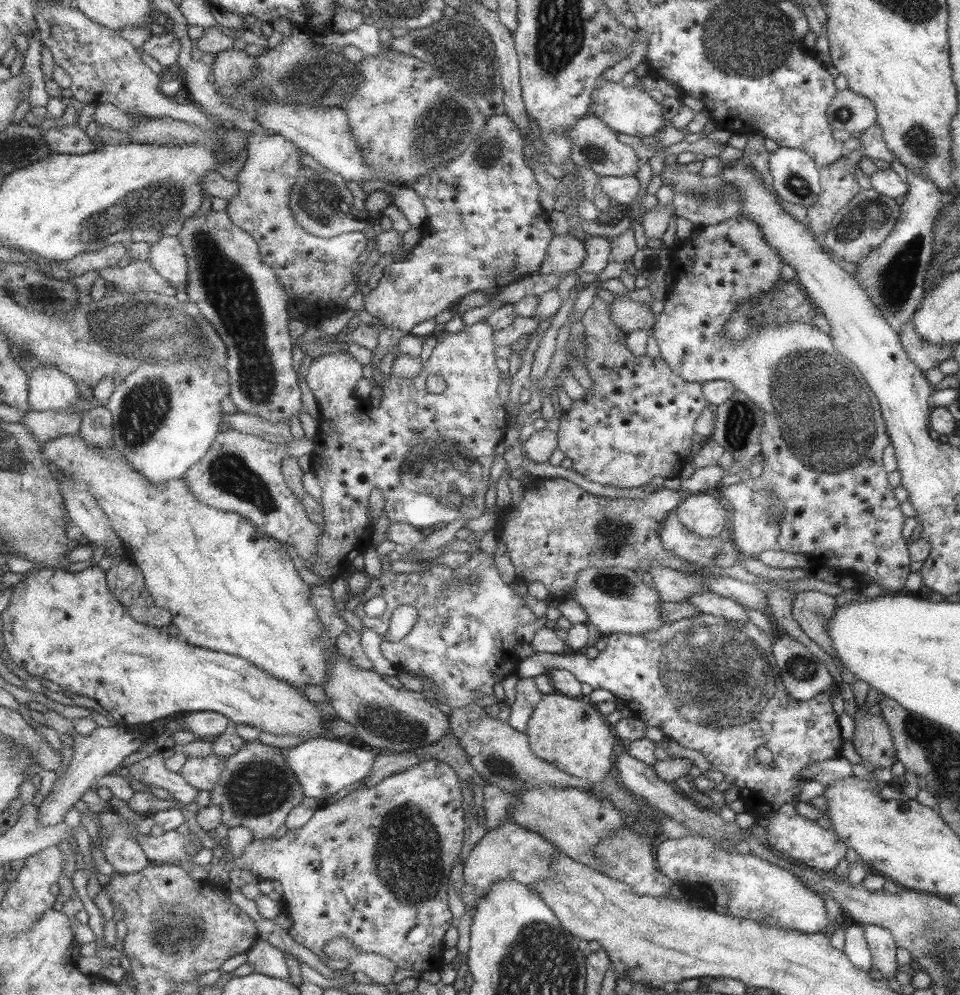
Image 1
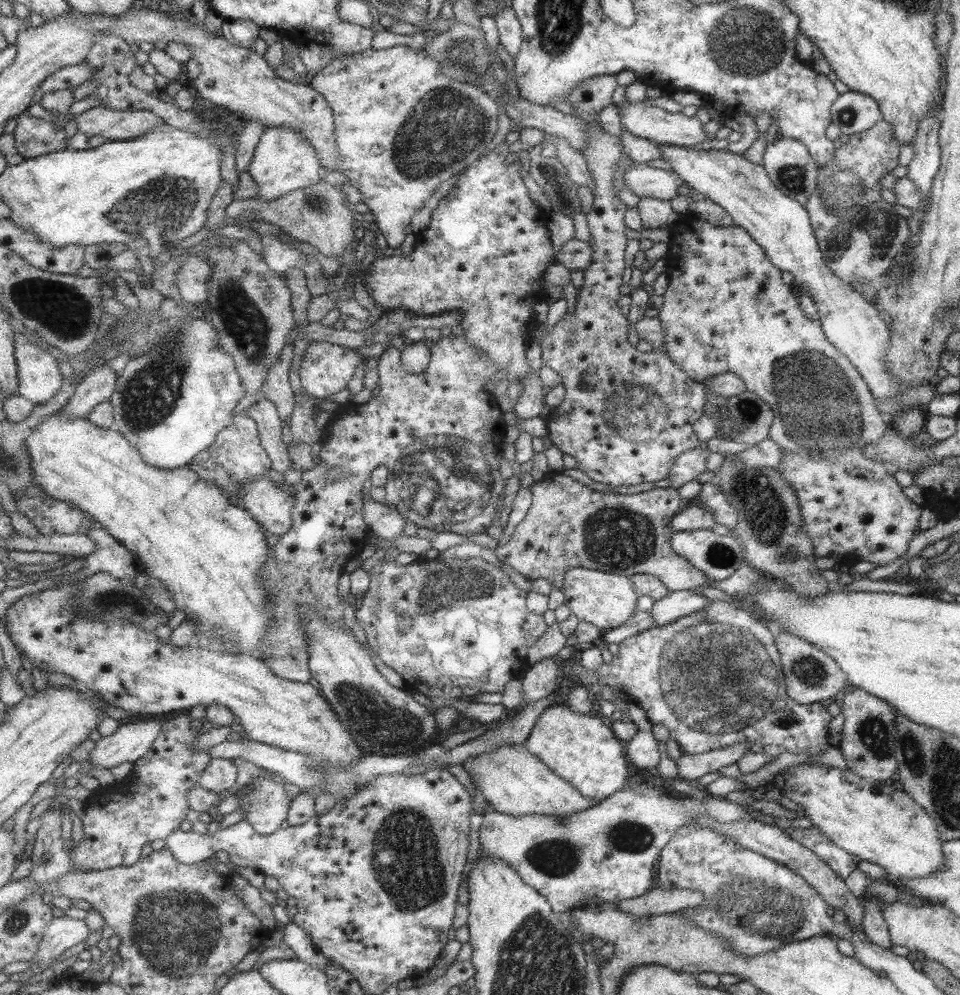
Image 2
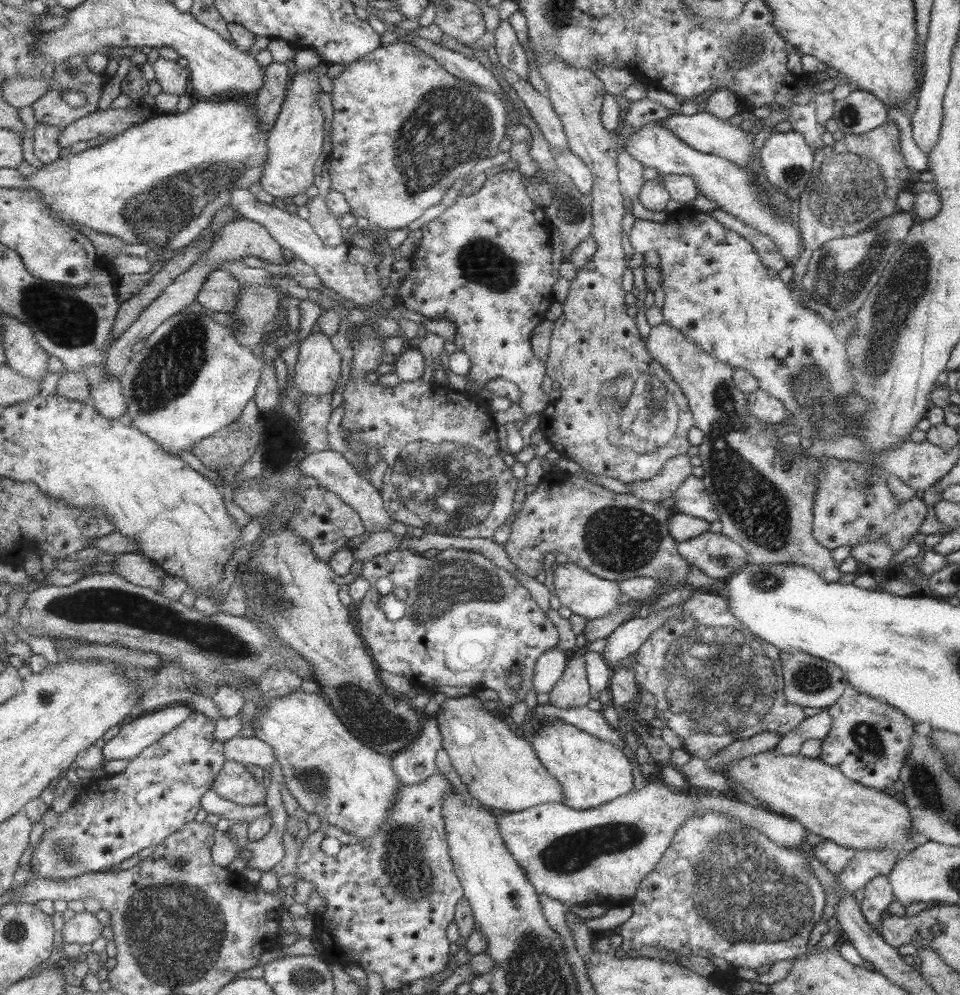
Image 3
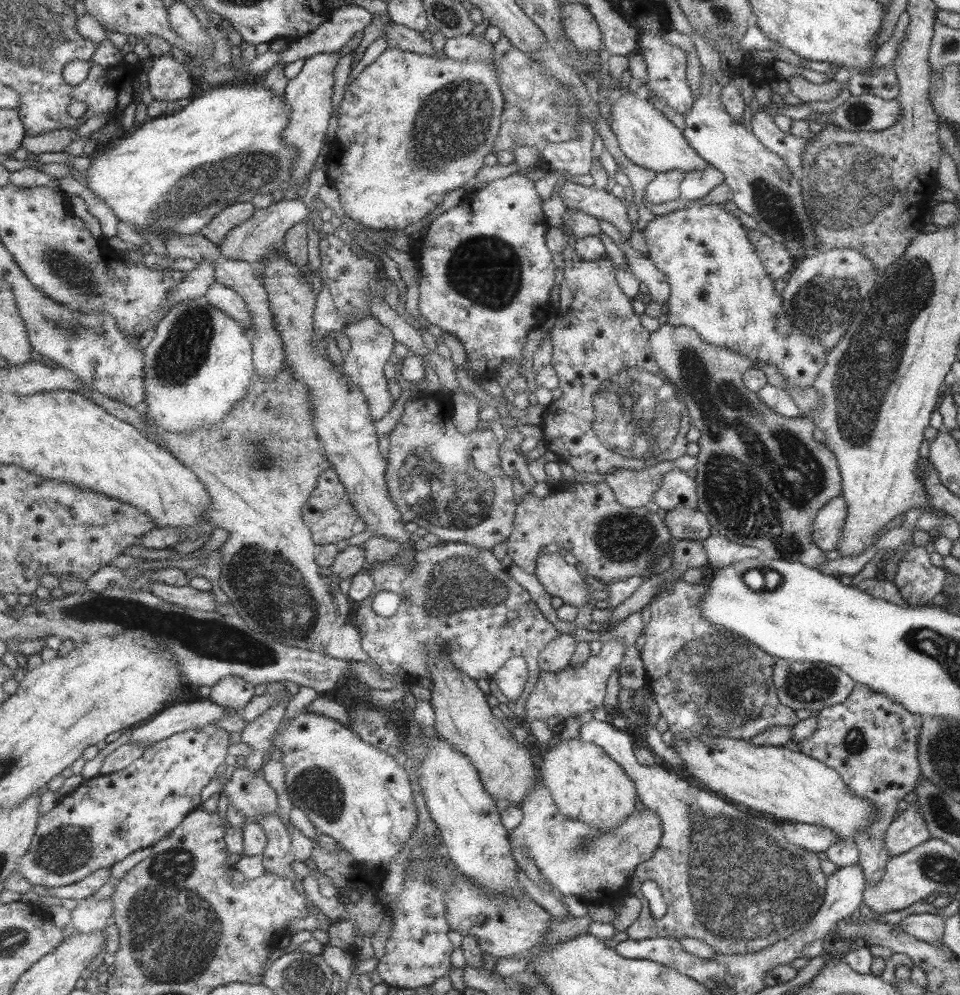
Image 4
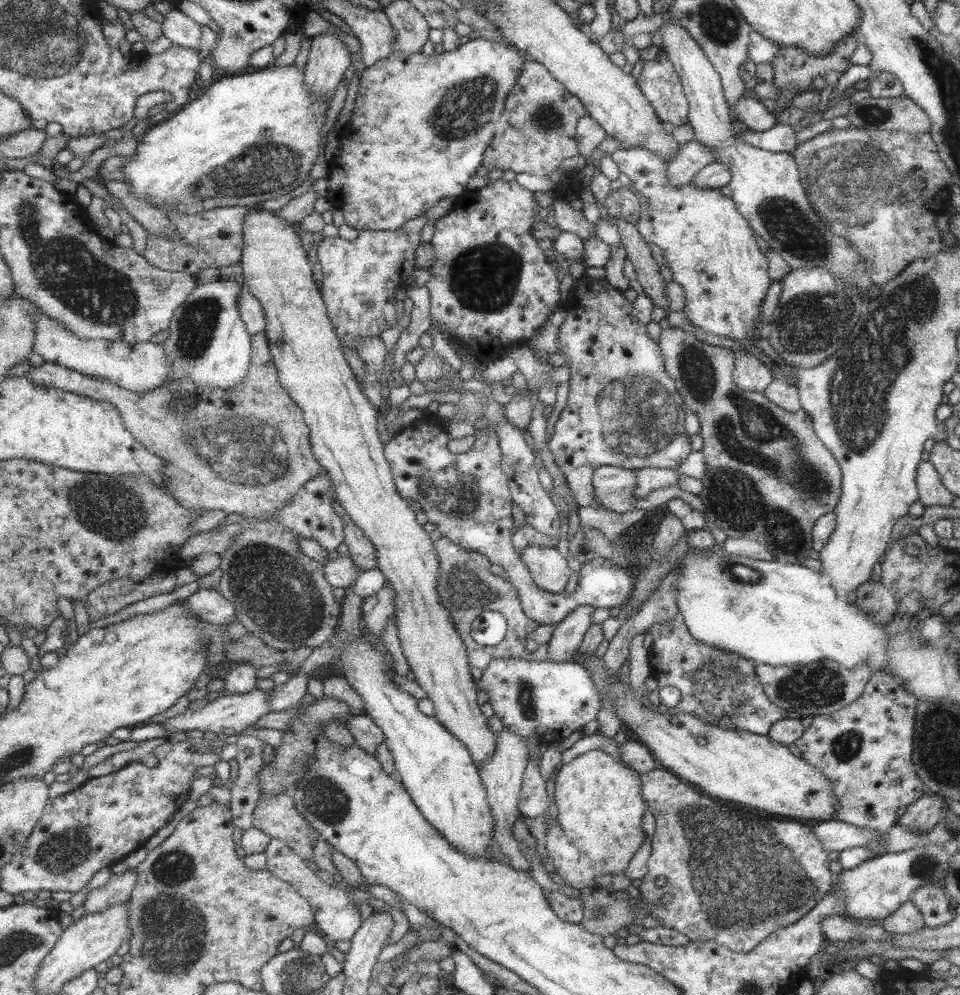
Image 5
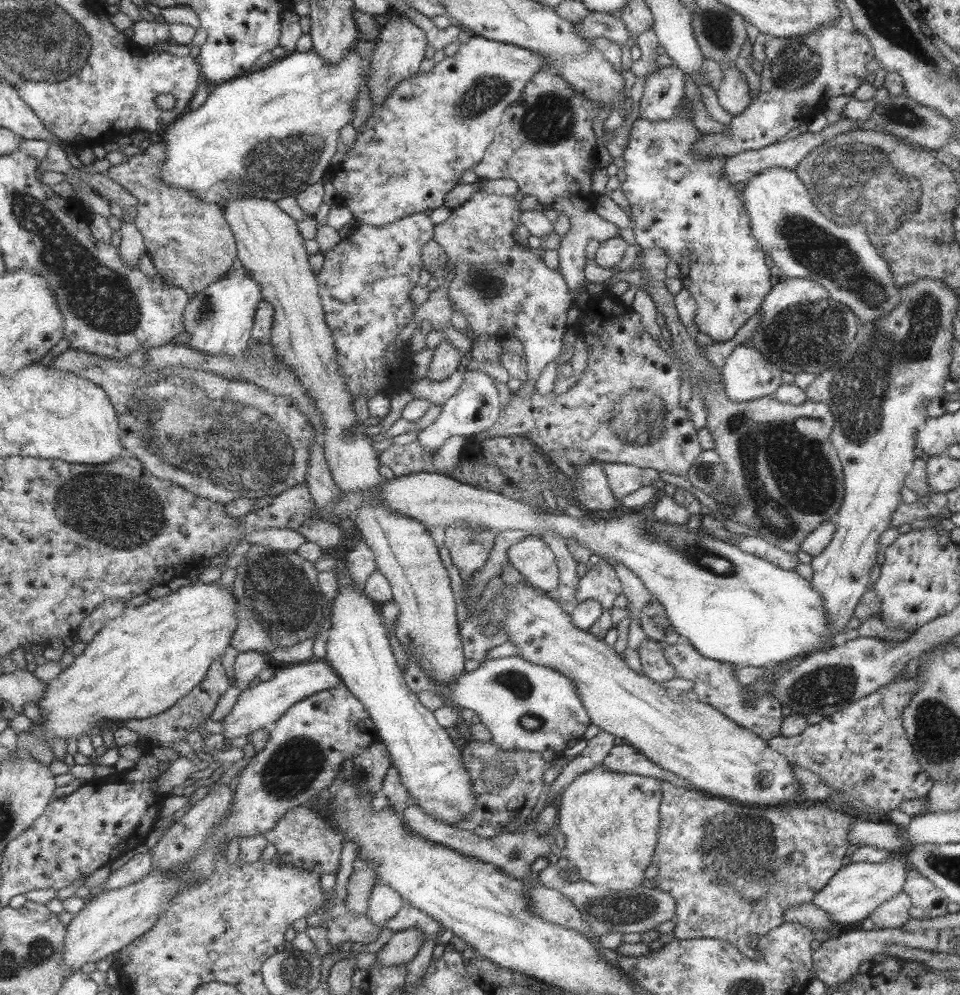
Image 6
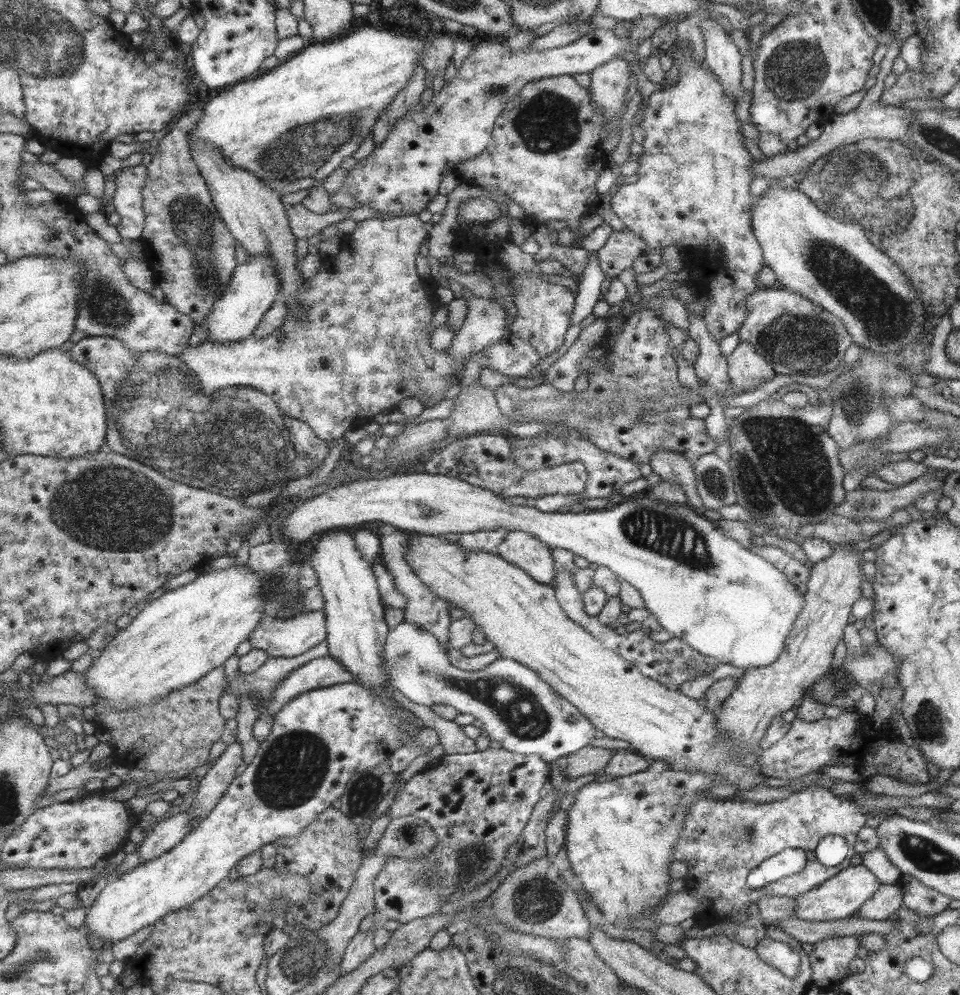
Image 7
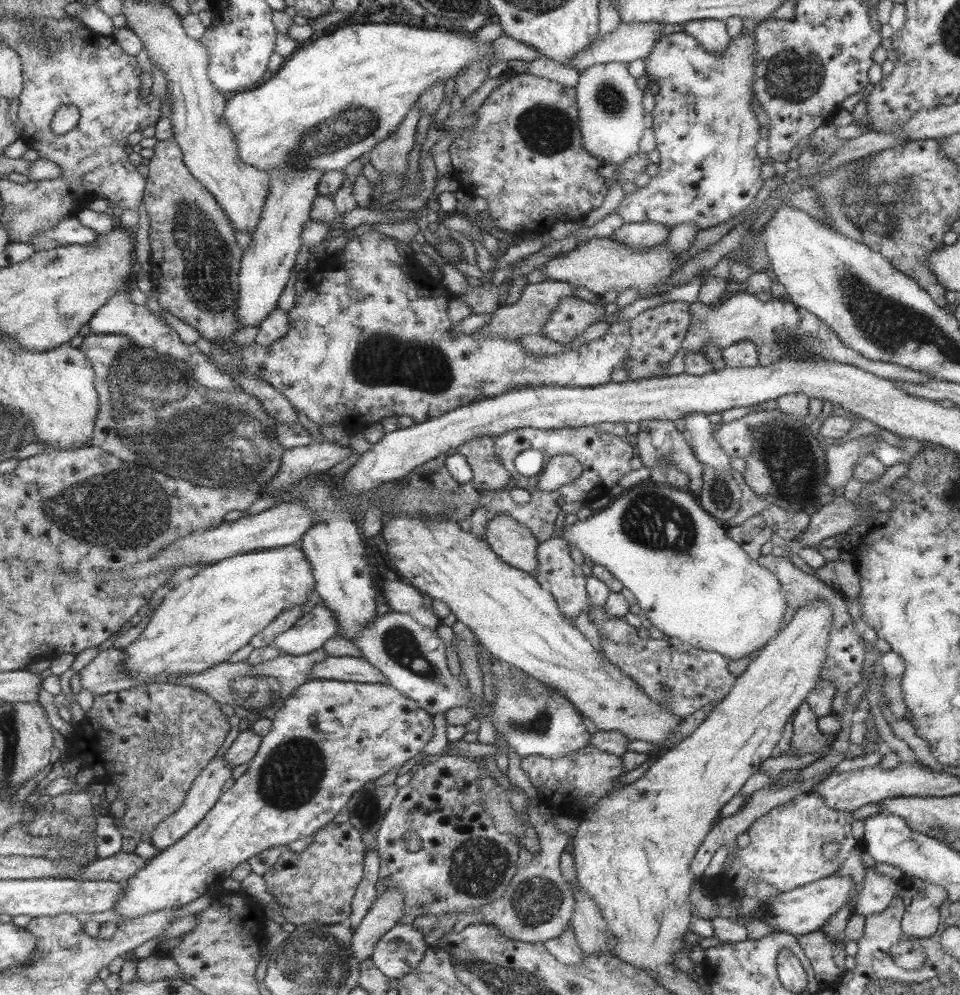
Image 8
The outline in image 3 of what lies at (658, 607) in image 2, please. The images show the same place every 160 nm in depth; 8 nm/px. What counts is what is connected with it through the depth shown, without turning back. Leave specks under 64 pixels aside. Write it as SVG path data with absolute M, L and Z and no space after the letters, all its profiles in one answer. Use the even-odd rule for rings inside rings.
M671 605L667 609L649 614L645 618L635 615L632 619L626 620L606 638L602 650L605 662L608 666L616 667L619 660L633 655L660 624L681 612L683 612L682 605Z

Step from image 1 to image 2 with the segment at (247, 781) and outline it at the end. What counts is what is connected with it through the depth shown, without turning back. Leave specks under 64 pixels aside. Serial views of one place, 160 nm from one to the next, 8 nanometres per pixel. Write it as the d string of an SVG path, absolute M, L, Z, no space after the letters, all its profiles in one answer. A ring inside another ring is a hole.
M264 777L253 778L238 791L242 802L240 808L245 810L243 819L265 836L279 830L288 818L293 800L289 799L283 784Z

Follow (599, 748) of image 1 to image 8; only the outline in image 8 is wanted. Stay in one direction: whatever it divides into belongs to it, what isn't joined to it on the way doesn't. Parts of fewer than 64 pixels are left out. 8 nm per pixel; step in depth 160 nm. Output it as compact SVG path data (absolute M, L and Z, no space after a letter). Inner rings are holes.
M815 598L809 604L795 611L788 625L784 626L778 634L759 649L757 657L751 660L745 671L736 678L731 690L723 697L723 700L713 706L711 714L689 736L667 749L666 753L656 759L655 763L638 780L617 790L612 790L610 793L608 792L593 806L583 810L579 817L580 823L574 833L574 841L568 850L571 852L574 860L576 882L597 903L602 920L606 923L607 929L612 936L609 947L611 947L613 957L646 973L653 971L653 973L657 973L661 977L671 977L671 962L673 962L675 954L681 952L681 949L684 947L683 937L687 934L689 918L691 918L691 905L688 901L688 894L691 892L695 880L693 880L692 872L689 870L690 862L693 860L699 845L703 842L705 835L713 828L713 820L717 818L717 814L720 814L721 806L727 804L741 790L743 782L747 782L747 778L753 772L757 772L759 764L765 758L769 758L769 754L777 746L778 740L782 738L782 730L787 724L787 719L794 715L794 712L798 709L798 704L805 700L818 680L821 679L821 670L826 660L826 648L829 642L831 623L833 623L833 608L830 608L829 601L826 599Z

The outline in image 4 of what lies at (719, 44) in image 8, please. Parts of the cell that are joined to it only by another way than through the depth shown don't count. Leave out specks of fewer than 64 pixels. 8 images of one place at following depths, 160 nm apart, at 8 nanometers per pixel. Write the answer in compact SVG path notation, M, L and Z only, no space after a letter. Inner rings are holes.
M759 107L751 115L749 127L754 136L771 152L786 160L786 169L793 176L800 176L802 164L802 148L807 140L779 131L773 123L773 117Z

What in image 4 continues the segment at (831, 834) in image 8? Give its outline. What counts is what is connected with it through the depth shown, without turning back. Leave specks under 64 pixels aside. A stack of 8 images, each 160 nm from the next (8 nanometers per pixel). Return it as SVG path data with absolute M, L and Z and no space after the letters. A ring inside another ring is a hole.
M592 719L589 723L581 724L578 730L578 739L586 742L592 742L595 745L599 745L603 748L607 756L610 756L611 760L616 761L624 770L626 775L630 777L635 783L635 788L638 789L639 800L642 802L645 808L649 808L652 812L657 813L661 819L662 836L657 846L657 850L653 852L649 859L639 863L636 871L634 872L634 878L631 879L631 888L633 896L636 896L640 900L641 912L639 916L635 918L632 924L629 924L626 929L627 938L629 940L643 940L647 938L673 938L679 940L682 938L693 938L701 940L711 947L717 954L725 955L747 955L755 952L761 952L765 948L777 944L781 940L787 940L787 938L793 936L797 931L803 930L807 927L811 920L821 907L823 902L823 890L825 890L825 876L821 874L819 870L819 858L813 852L808 851L806 848L799 845L791 844L790 841L783 836L782 829L778 823L767 822L762 818L755 818L755 816L747 816L749 813L743 814L743 811L737 810L735 806L724 802L719 799L714 793L710 793L704 789L697 789L697 787L690 786L686 781L678 778L673 772L667 772L663 767L659 765L642 765L639 764L637 758L634 756L634 746L631 741L631 737L624 730L619 730L613 727L610 722L599 722ZM644 880L653 880L655 884L660 888L660 893L667 910L664 916L658 920L653 919L649 908L647 906L647 899L641 895L639 886Z

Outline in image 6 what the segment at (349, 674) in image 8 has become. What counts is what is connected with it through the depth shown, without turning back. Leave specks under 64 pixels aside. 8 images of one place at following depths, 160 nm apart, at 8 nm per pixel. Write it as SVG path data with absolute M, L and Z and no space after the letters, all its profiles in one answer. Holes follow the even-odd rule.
M301 662L293 667L280 669L268 681L261 681L253 688L242 691L231 712L219 722L223 725L223 735L227 741L242 740L259 729L271 729L295 704L317 694L337 688L344 680L340 674L325 662Z

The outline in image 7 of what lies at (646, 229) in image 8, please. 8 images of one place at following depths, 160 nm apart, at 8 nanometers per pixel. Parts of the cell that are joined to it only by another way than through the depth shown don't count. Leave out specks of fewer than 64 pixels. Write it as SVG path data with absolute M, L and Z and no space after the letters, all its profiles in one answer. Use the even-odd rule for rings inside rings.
M628 229L613 231L604 245L596 251L601 272L616 277L627 270L632 262L646 250L646 244Z

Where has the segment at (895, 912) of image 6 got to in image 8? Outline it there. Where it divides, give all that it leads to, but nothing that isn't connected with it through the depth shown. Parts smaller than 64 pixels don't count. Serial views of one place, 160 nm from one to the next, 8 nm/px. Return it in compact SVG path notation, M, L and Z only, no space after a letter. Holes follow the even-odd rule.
M867 868L861 890L852 904L853 914L865 918L883 912L895 896L896 889L896 883L890 877Z

